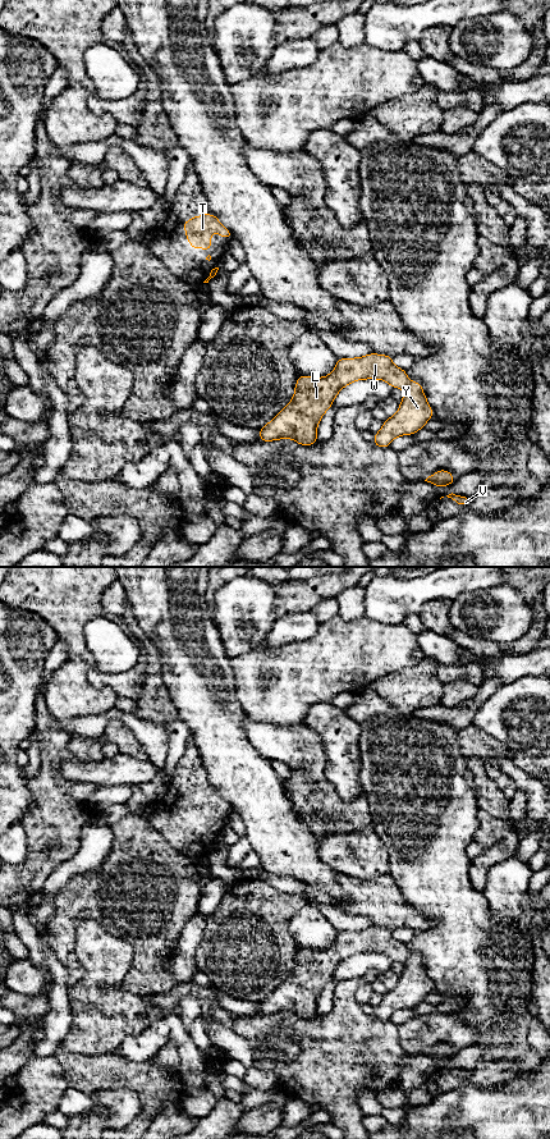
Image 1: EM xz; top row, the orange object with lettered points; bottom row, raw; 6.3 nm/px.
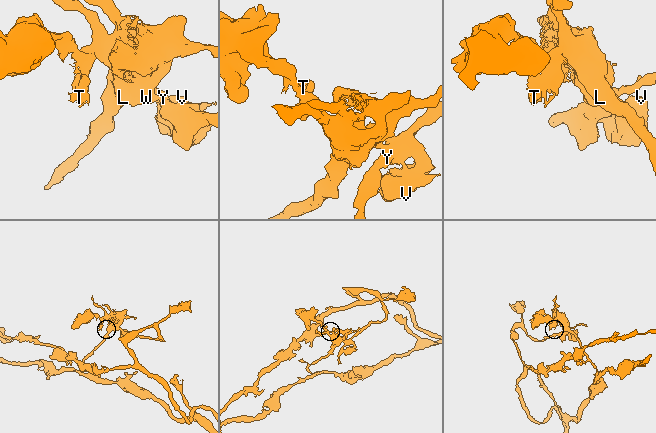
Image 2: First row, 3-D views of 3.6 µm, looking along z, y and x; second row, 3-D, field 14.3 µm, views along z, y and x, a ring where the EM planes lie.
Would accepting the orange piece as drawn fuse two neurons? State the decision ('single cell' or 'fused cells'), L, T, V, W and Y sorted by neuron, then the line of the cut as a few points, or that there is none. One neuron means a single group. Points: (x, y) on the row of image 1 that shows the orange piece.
fused cells; groups L T W / V Y; cut xz (409, 382), (403, 388)

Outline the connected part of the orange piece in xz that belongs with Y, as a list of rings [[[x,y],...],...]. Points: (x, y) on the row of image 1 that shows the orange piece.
[[[409,381],[397,413],[382,422],[372,443],[380,448],[389,448],[397,436],[413,435],[423,429],[432,416],[434,412],[422,385],[418,381]]]

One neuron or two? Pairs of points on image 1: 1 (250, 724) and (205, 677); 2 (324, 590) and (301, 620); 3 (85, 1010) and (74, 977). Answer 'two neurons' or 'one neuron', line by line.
1: two neurons
2: two neurons
3: two neurons

